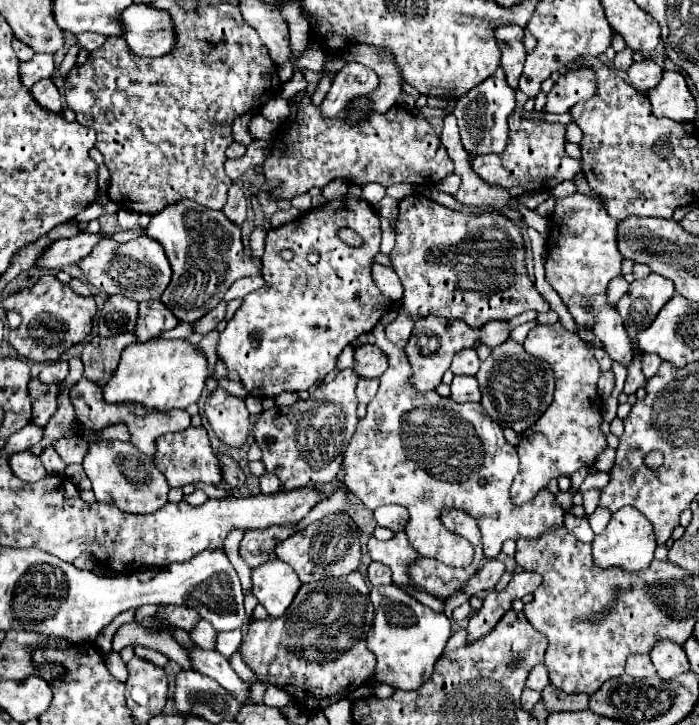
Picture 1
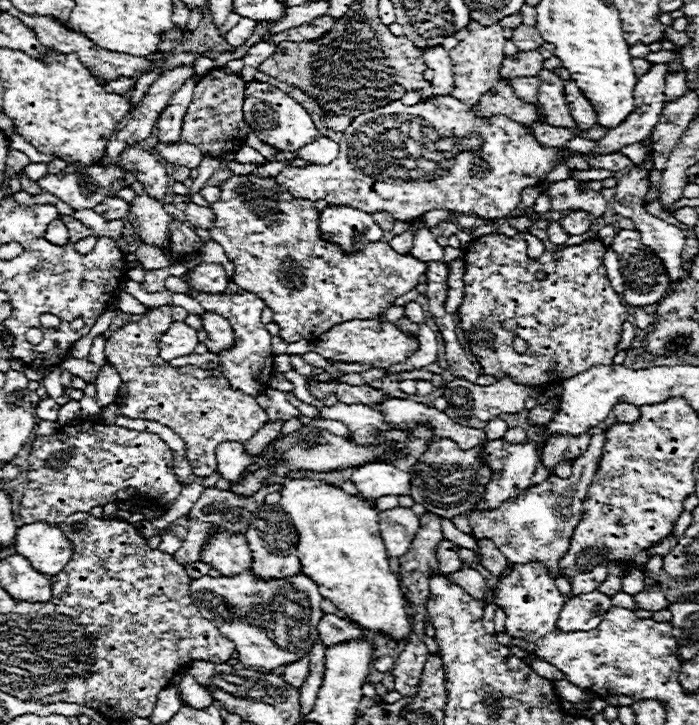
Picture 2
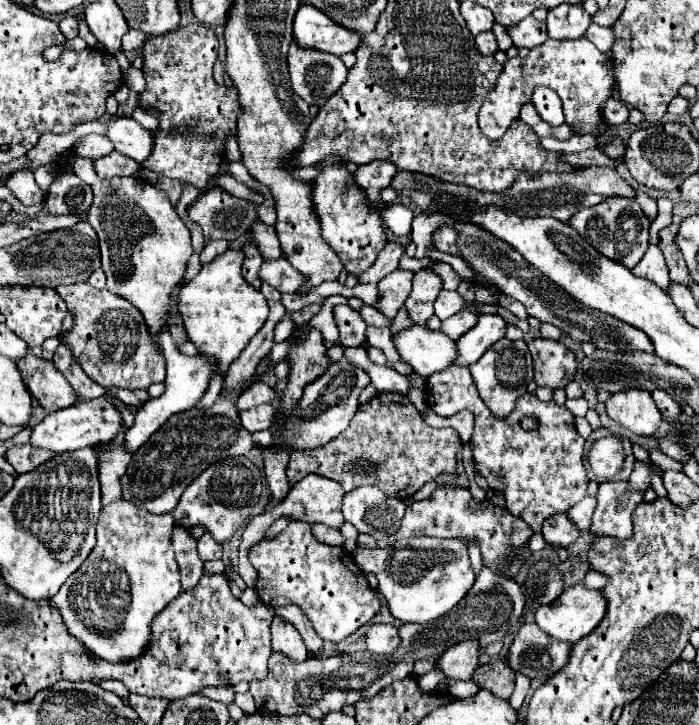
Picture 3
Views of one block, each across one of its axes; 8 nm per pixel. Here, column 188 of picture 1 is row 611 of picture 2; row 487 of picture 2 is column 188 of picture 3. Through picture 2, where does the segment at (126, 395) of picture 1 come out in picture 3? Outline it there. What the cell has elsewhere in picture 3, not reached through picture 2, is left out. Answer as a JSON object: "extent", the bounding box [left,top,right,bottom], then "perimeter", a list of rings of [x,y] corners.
{"extent":[178,250,268,408],"perimeter":[[[226,250],[216,256],[210,264],[204,264],[198,276],[186,282],[178,294],[180,314],[184,320],[184,328],[188,338],[196,344],[200,354],[214,356],[218,360],[220,374],[212,378],[212,384],[204,396],[204,400],[196,408],[210,408],[220,394],[222,374],[228,364],[248,346],[250,338],[264,326],[268,318],[268,304],[260,290],[252,288],[242,276],[242,264],[245,256],[242,250]]]}

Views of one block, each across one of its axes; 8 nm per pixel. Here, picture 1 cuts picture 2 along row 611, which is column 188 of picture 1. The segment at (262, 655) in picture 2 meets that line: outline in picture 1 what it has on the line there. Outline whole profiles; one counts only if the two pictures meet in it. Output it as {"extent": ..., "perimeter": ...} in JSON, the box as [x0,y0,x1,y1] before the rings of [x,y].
{"extent":[146,200,262,322],"perimeter":[[[180,200],[154,214],[146,234],[162,244],[172,264],[172,280],[160,300],[182,322],[200,320],[224,300],[224,294],[238,278],[258,276],[262,270],[262,262],[258,258],[244,254],[240,228],[234,226],[224,212],[210,210],[192,200]]]}

